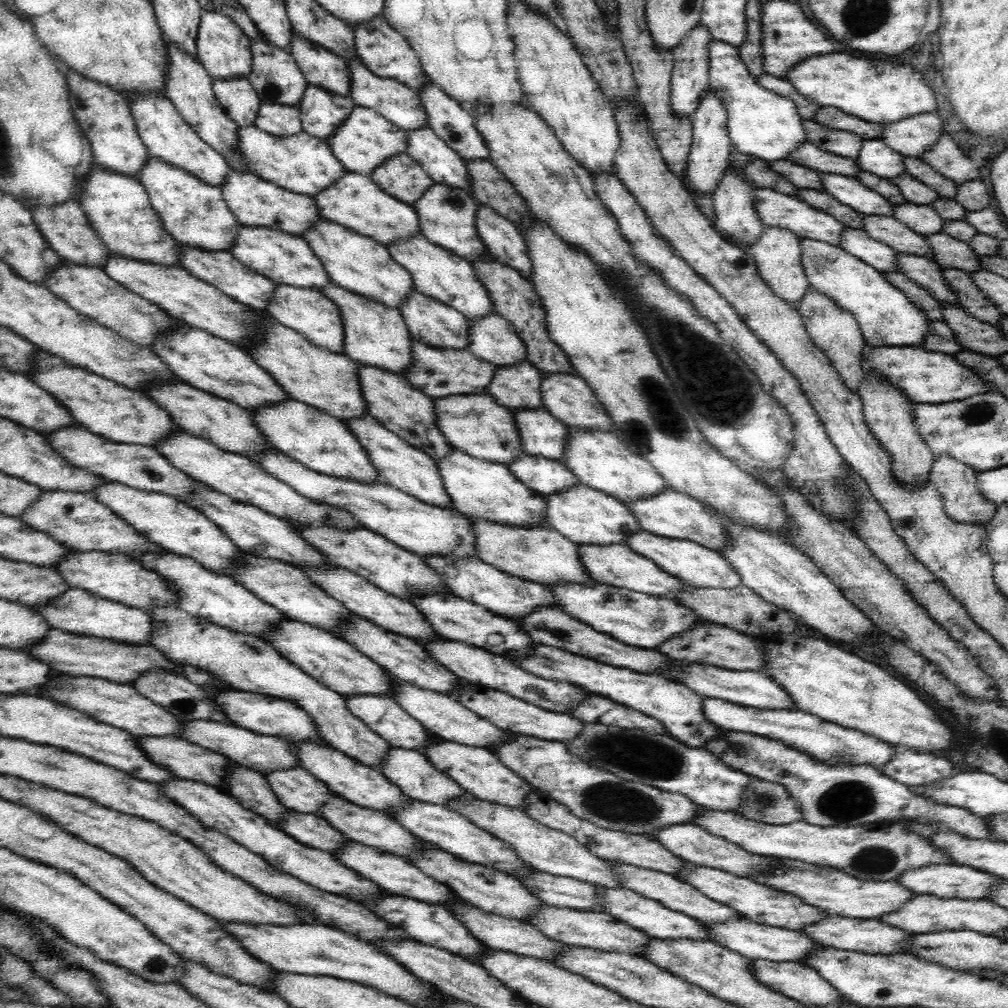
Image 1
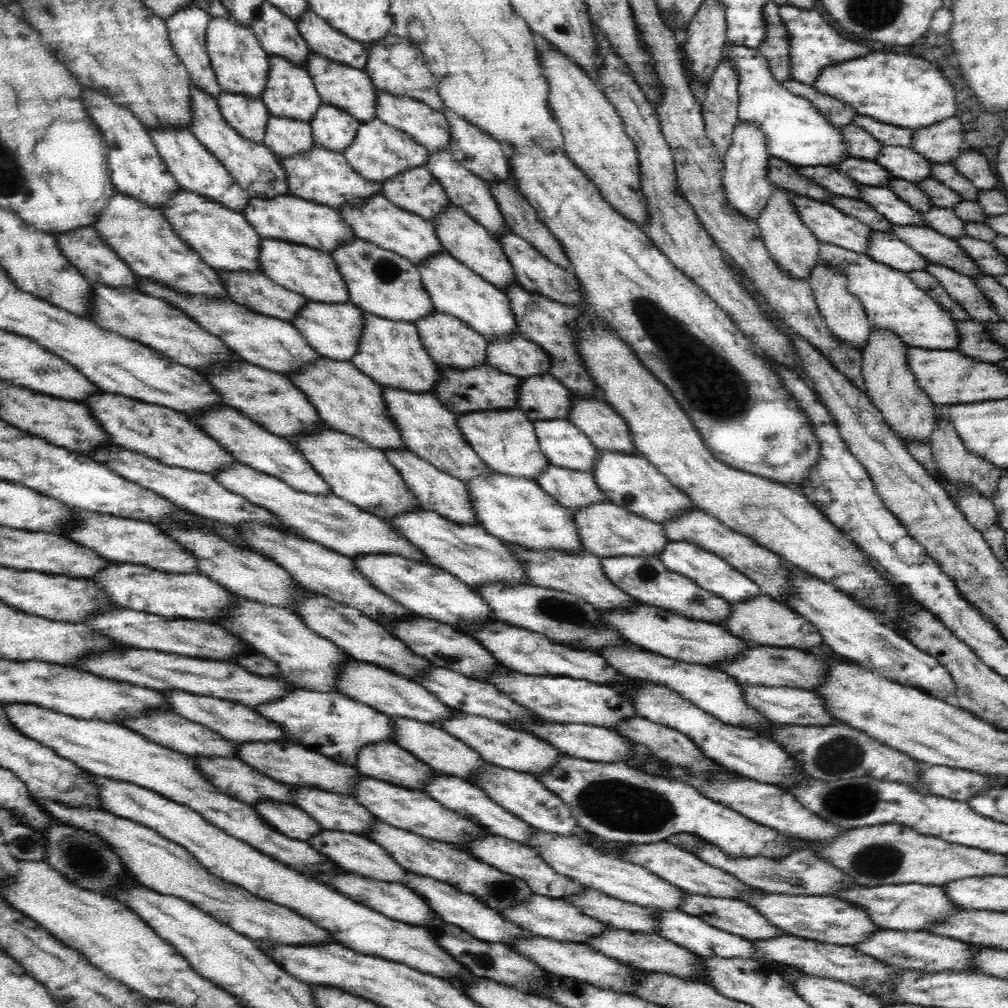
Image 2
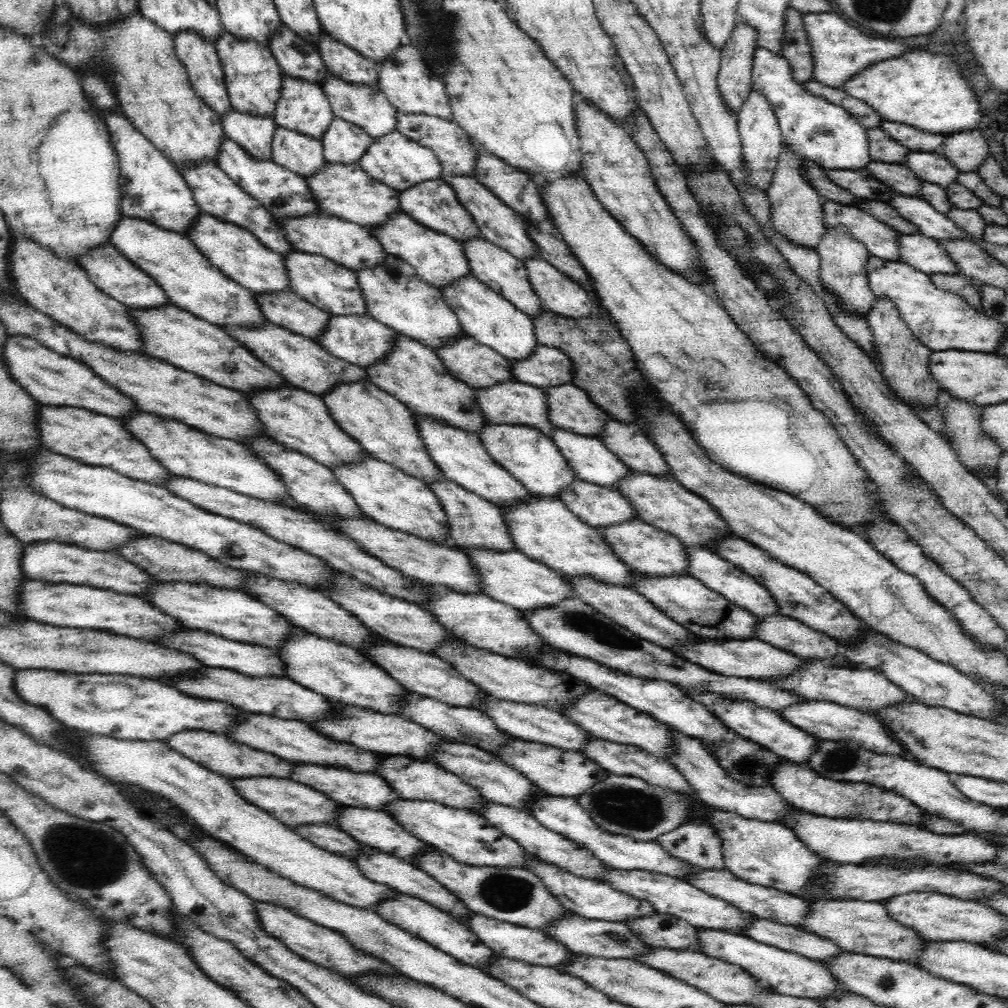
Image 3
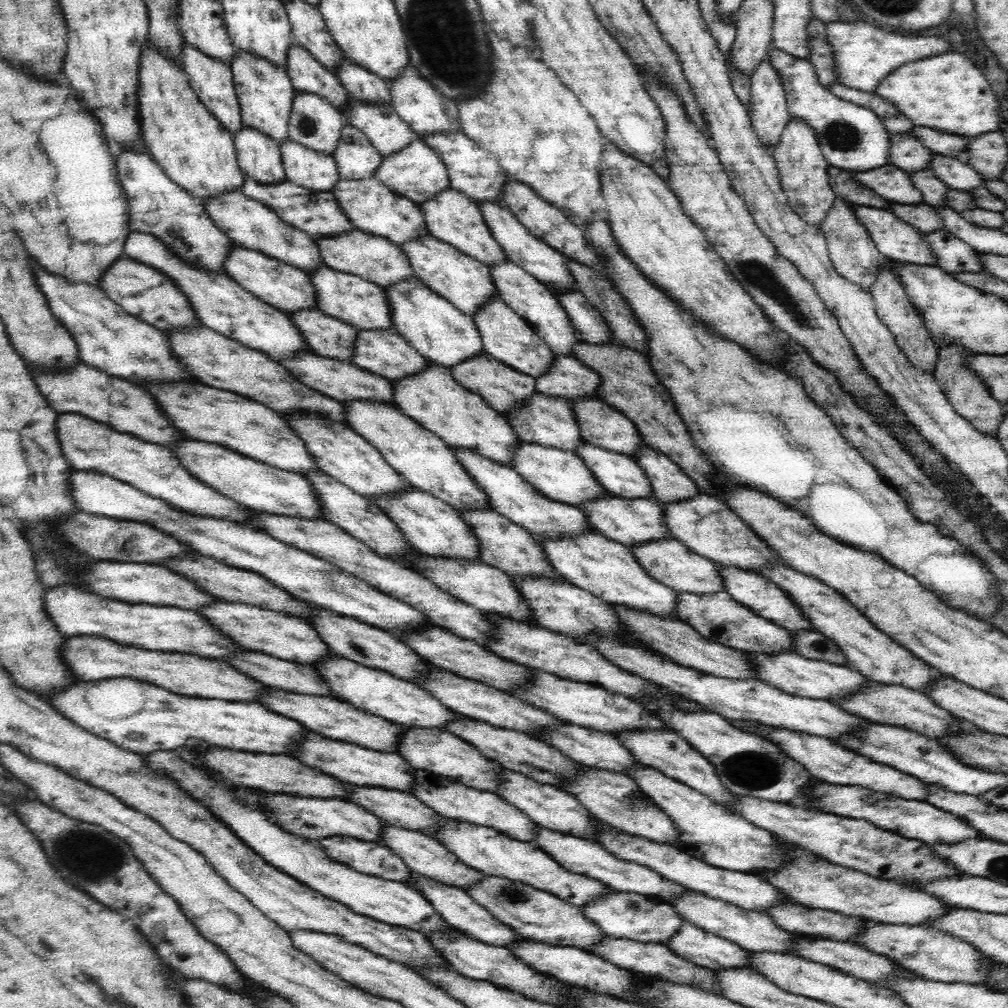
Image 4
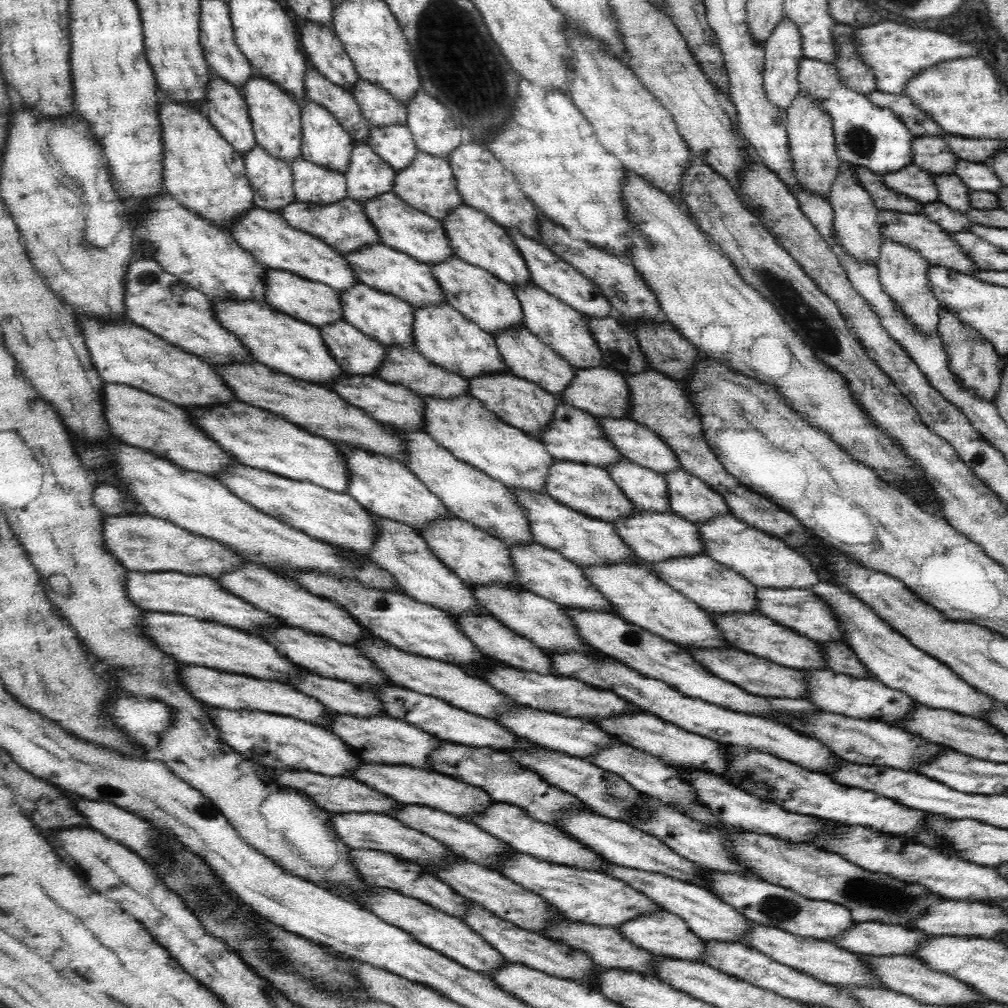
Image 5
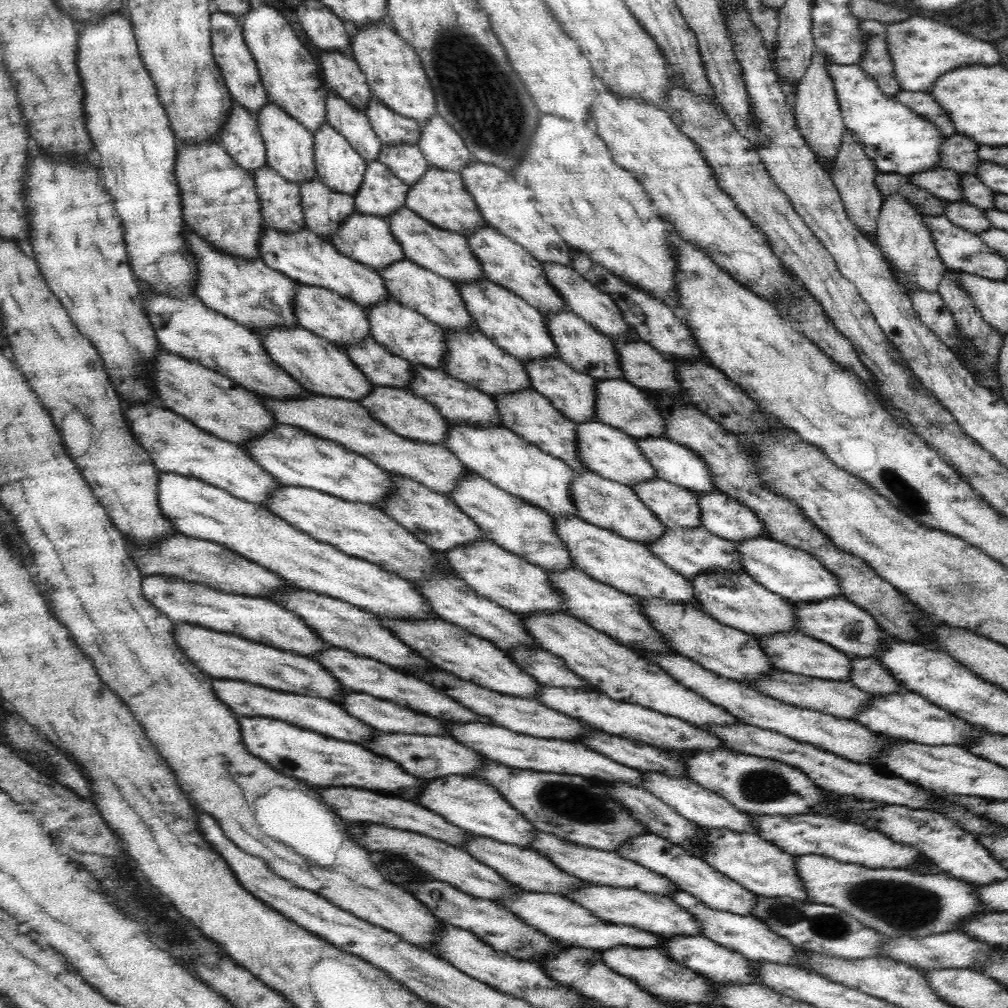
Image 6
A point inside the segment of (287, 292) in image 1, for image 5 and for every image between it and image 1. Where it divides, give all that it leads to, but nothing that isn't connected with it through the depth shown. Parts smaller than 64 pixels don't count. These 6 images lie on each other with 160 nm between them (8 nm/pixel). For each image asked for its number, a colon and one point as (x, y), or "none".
2: (334, 331)
3: (361, 340)
4: (387, 353)
5: (408, 368)

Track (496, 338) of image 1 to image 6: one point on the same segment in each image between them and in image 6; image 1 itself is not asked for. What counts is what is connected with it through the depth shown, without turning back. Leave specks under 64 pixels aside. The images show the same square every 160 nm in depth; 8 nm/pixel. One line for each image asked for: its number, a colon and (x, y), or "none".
2: (518, 357)
3: (548, 367)
4: (570, 379)
5: (602, 392)
6: (620, 404)

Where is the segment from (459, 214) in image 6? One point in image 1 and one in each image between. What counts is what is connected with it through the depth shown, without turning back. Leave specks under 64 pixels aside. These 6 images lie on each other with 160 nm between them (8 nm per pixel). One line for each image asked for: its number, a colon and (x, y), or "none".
1: (365, 139)
2: (379, 152)
3: (396, 160)
4: (417, 172)
5: (429, 185)

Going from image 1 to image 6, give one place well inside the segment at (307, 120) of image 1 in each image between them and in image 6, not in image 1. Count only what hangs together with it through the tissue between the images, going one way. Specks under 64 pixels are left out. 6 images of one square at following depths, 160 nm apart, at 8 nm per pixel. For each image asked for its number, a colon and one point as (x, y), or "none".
2: (333, 129)
3: (344, 143)
4: (356, 158)
5: (368, 176)
6: (381, 193)

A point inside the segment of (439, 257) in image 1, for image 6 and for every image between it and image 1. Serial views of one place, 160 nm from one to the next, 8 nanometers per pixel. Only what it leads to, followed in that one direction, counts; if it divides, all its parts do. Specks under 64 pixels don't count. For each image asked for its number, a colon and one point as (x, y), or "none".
2: (457, 291)
3: (488, 318)
4: (507, 337)
5: (525, 355)
6: (571, 392)

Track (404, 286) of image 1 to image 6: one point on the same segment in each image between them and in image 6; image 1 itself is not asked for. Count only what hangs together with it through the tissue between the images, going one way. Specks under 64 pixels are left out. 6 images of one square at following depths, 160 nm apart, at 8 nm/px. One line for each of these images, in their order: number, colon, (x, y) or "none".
2: (382, 283)
3: (395, 295)
4: (437, 330)
5: (443, 335)
6: (472, 357)

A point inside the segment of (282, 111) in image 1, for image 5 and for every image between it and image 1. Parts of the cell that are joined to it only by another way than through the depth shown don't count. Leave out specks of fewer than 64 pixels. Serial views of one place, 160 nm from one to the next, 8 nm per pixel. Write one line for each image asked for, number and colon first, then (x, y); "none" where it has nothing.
2: (285, 137)
3: (303, 155)
4: (304, 167)
5: (312, 184)

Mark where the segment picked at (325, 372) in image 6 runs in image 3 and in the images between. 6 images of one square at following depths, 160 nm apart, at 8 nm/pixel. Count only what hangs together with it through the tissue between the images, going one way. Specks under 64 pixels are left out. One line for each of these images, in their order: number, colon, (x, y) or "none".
3: (192, 283)
4: (221, 304)
5: (285, 345)

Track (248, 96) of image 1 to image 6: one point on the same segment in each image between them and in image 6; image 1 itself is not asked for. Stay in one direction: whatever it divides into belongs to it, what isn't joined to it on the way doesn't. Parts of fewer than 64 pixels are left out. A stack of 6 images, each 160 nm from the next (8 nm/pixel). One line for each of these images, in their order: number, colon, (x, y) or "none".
2: (249, 117)
3: (254, 134)
4: (259, 157)
5: (271, 180)
6: (280, 200)

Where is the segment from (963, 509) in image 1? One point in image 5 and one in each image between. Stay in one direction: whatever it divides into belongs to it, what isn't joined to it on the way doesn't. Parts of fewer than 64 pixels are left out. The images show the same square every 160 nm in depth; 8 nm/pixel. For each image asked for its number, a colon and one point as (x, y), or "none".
2: (954, 462)
3: (974, 448)
4: (970, 397)
5: (974, 362)

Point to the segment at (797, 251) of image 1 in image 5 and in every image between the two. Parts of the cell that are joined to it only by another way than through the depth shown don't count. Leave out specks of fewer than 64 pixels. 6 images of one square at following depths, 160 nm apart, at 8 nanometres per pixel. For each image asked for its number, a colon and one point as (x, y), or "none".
2: (789, 241)
3: (798, 215)
4: (803, 169)
5: (811, 133)

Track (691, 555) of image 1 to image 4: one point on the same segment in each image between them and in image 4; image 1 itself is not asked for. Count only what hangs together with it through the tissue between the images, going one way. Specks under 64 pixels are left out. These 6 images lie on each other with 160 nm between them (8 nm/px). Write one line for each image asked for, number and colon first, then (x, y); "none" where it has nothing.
2: (710, 572)
3: (718, 574)
4: (756, 592)

